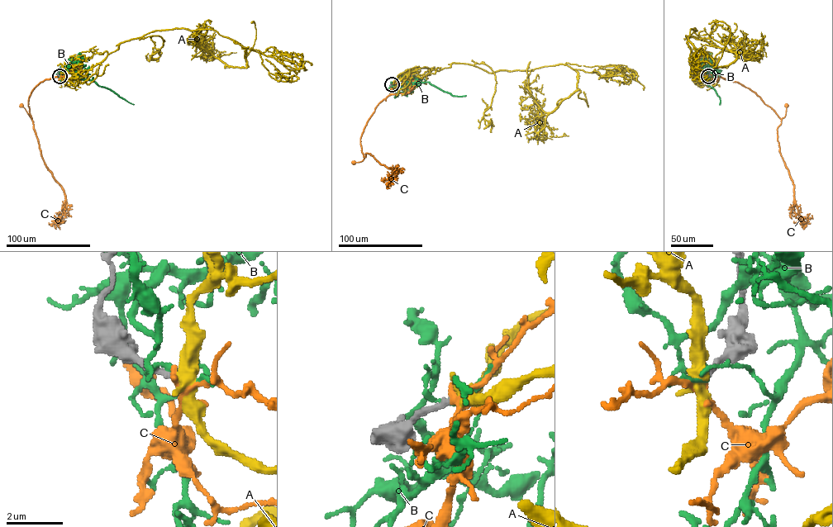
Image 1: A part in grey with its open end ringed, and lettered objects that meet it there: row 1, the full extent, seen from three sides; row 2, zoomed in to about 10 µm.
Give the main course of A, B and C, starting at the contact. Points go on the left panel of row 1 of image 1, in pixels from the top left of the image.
A: (59, 76), (176, 28), (214, 30), (262, 54), (273, 47), (267, 55), (304, 68), (278, 51)
B: (59, 76), (61, 72), (78, 73), (133, 104)
C: (59, 76), (45, 78), (31, 92), (28, 104), (31, 119), (21, 106)

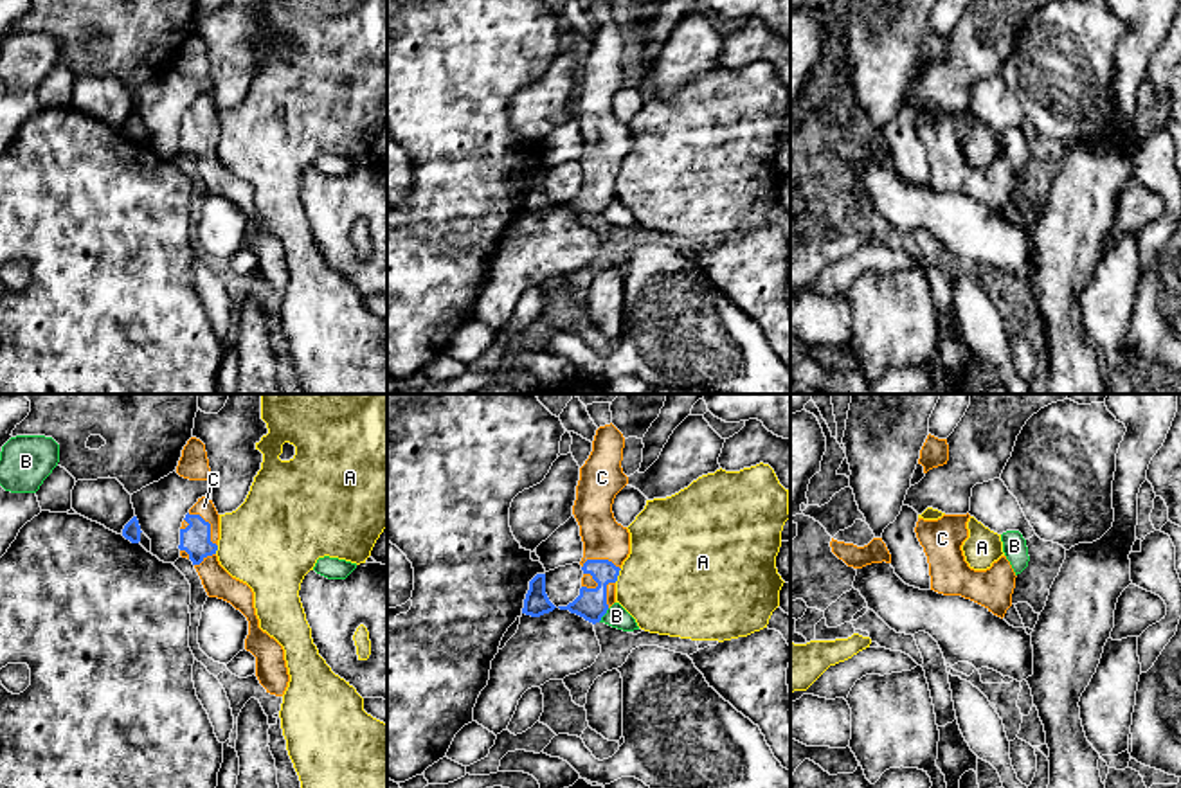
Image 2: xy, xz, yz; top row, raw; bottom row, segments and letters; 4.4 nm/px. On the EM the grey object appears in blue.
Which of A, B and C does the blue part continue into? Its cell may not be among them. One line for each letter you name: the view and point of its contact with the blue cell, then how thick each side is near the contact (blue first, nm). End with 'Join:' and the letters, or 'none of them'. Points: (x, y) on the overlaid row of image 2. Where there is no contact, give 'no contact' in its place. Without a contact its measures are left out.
C: meets blue in xy at (209, 524); 140 nm thick on the blue side, 80 nm on the other
Join: C

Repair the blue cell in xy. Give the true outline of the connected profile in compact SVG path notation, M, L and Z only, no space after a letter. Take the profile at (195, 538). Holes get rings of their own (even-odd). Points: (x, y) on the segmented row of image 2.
M207 497L185 515L180 527L180 556L193 561L209 597L230 603L248 621L245 649L256 657L256 676L266 693L283 696L290 675L283 646L259 628L252 588L232 578L218 561L220 515Z

